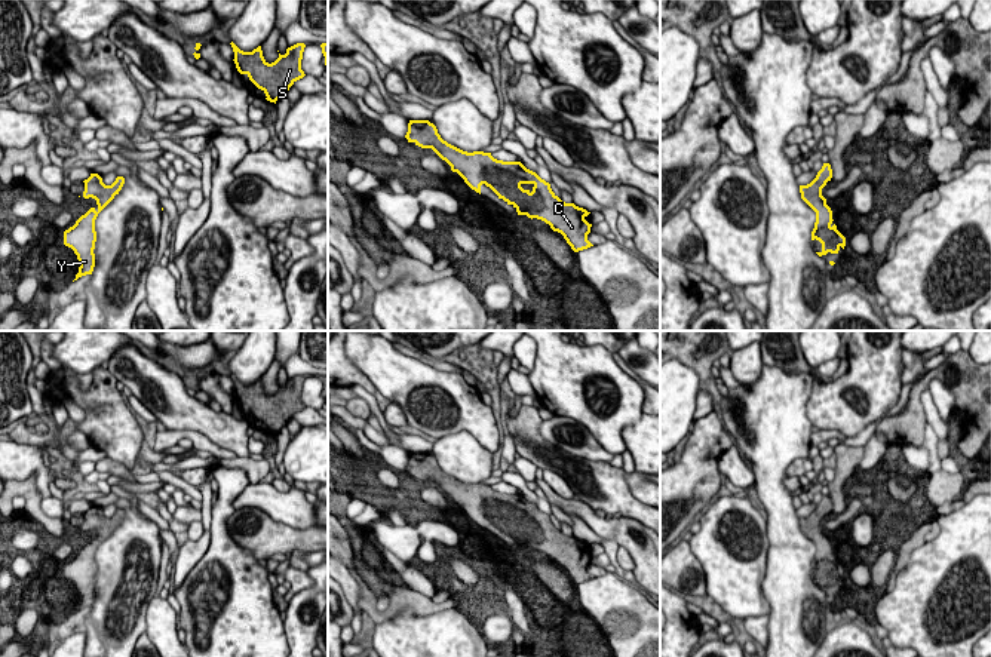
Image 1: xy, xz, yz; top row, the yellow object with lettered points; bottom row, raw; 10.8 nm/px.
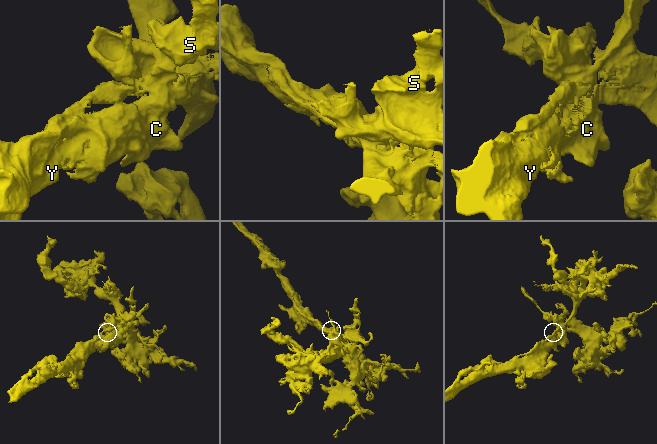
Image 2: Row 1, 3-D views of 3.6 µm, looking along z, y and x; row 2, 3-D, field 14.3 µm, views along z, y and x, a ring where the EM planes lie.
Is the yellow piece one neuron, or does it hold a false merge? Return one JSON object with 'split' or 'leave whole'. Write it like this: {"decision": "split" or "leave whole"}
{"decision": "leave whole"}

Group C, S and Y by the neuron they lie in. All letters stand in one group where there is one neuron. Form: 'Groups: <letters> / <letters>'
Groups: C S Y

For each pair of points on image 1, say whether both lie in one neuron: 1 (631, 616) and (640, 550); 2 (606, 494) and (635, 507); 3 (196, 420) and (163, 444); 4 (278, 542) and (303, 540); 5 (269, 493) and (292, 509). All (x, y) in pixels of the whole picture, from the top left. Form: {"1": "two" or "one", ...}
{"1": "two", "2": "one", "3": "two", "4": "one", "5": "one"}

